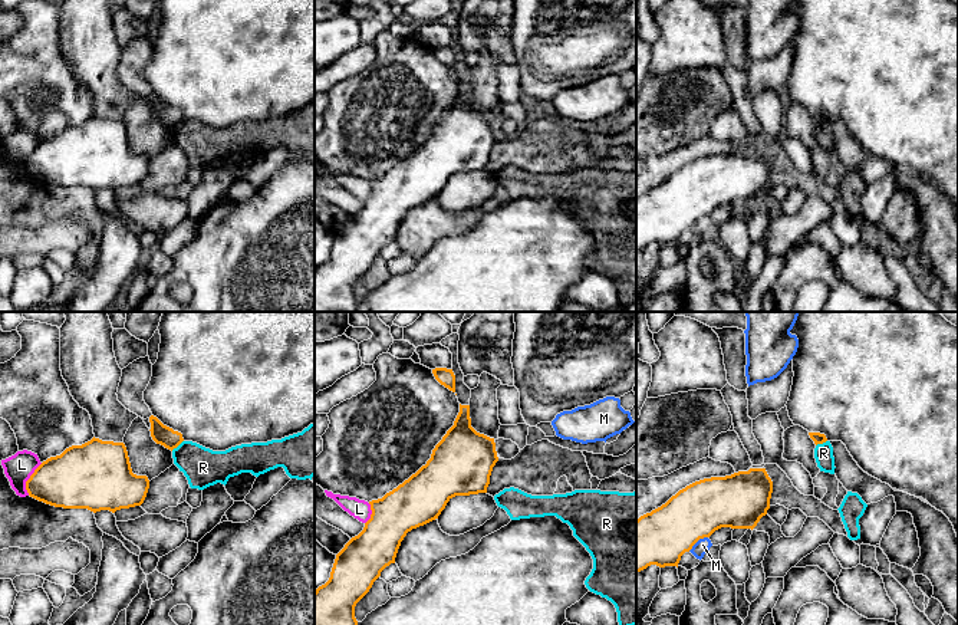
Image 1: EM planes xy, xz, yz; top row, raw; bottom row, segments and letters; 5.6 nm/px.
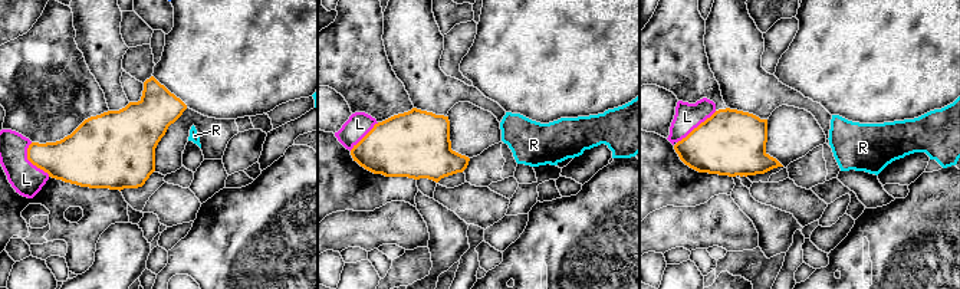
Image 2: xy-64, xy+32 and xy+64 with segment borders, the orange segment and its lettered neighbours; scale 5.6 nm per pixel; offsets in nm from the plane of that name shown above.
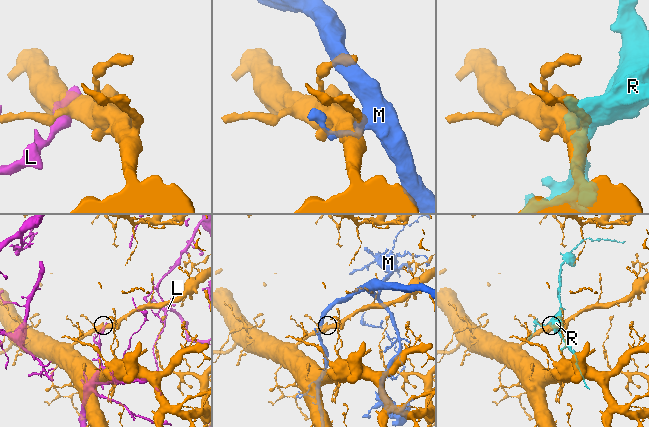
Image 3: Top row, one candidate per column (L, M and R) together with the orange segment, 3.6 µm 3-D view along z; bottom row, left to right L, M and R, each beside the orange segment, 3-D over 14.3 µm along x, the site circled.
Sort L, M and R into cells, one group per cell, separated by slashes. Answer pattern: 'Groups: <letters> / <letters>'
Groups: L / M / R

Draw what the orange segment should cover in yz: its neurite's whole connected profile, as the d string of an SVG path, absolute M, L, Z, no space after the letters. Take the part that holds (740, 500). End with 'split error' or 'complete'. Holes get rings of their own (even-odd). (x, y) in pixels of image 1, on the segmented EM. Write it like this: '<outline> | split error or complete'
M750 468L725 477L695 481L665 504L636 520L636 573L651 565L676 566L681 556L721 527L754 529L770 509L773 481L766 468Z | complete

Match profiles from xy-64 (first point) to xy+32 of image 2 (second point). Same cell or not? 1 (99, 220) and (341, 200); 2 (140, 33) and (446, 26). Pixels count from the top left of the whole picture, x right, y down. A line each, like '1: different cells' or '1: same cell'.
1: same cell
2: same cell

